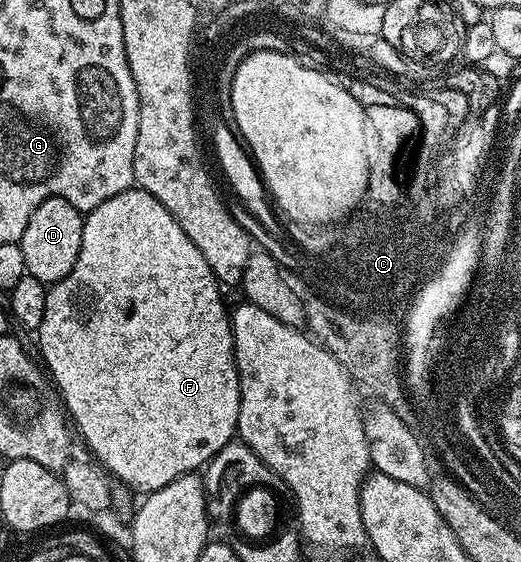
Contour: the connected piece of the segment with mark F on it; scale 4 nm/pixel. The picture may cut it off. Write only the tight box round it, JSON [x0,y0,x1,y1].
[36,186,240,494]

